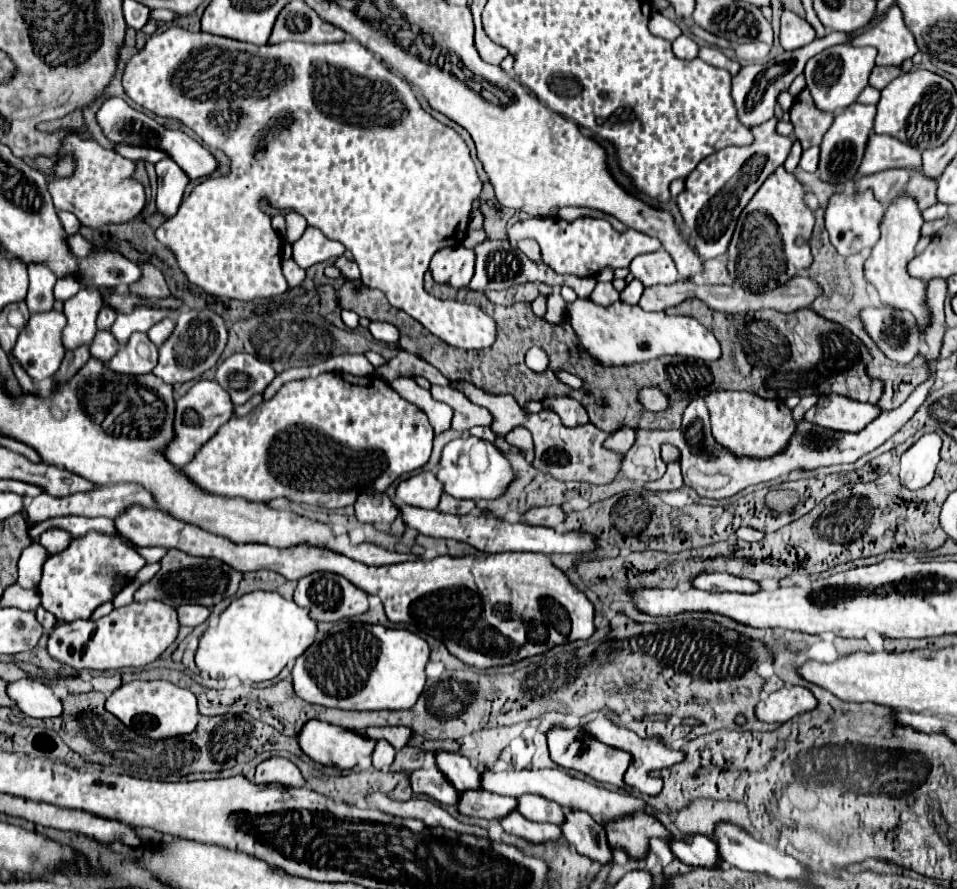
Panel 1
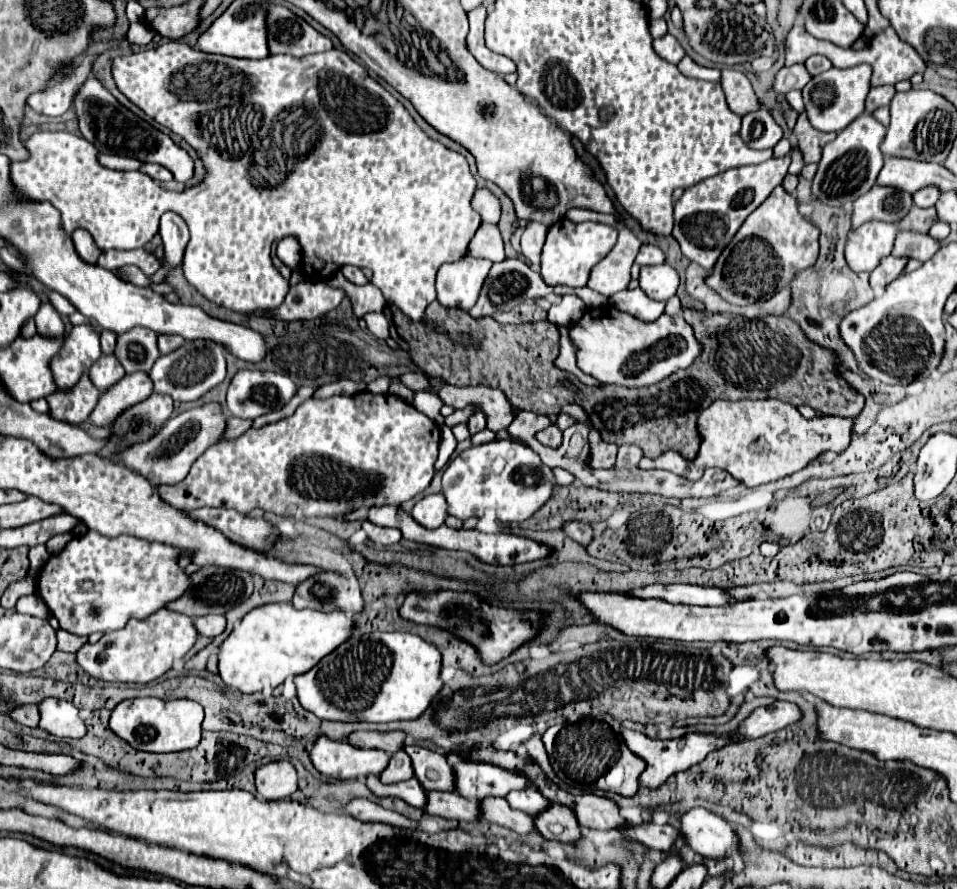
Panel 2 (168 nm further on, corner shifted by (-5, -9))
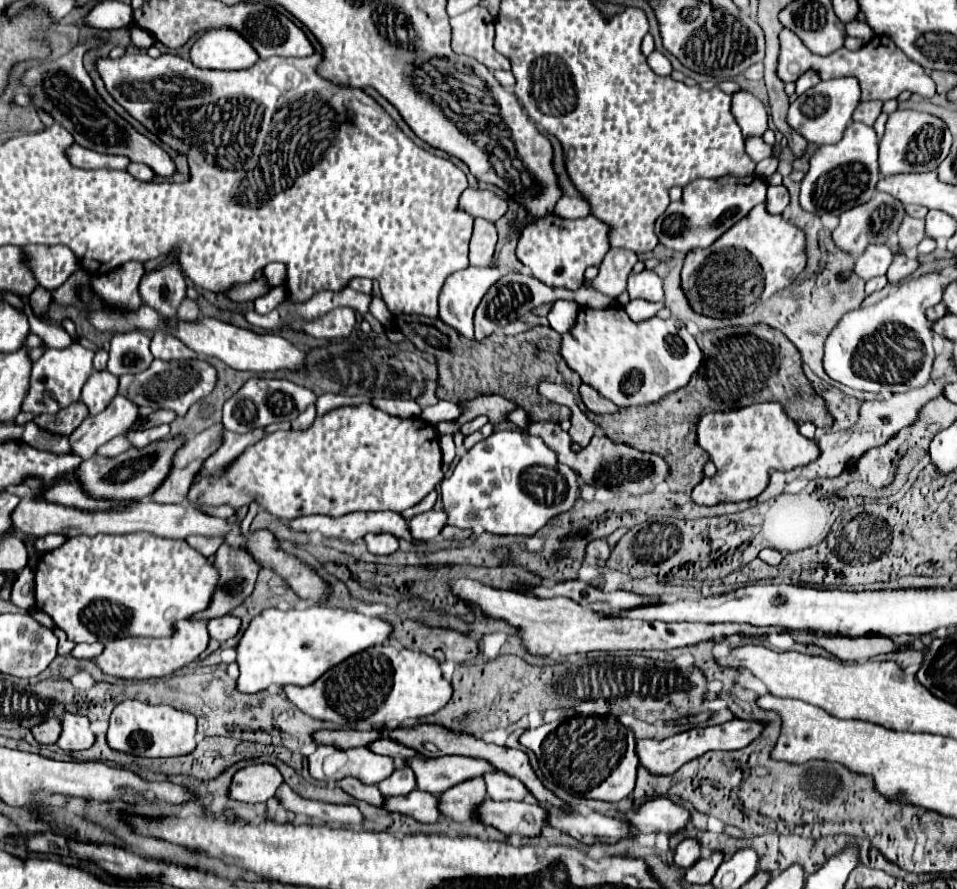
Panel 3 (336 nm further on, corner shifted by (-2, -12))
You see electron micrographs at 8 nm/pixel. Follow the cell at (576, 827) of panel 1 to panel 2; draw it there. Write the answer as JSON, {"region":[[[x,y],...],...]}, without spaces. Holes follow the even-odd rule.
{"region":[[[552,803],[548,809],[540,811],[534,817],[534,827],[544,839],[562,843],[574,843],[580,837],[580,827],[574,821],[574,813],[560,803]]]}

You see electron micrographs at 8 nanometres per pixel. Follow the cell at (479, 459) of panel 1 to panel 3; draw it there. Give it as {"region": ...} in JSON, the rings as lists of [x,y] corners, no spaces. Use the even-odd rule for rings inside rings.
{"region":[[[519,430],[493,432],[489,438],[477,442],[471,450],[467,450],[467,454],[459,458],[457,466],[453,468],[453,474],[441,482],[443,508],[449,516],[447,524],[457,528],[481,528],[493,534],[525,534],[525,536],[537,532],[555,514],[567,512],[573,506],[575,498],[579,496],[577,490],[579,490],[577,474],[569,466],[559,464],[555,452],[549,450],[539,436],[531,436]]]}

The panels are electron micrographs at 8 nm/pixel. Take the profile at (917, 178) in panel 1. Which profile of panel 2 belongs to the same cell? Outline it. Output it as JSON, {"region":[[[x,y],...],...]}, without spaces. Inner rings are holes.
{"region":[[[912,207],[910,213],[898,223],[902,231],[916,231],[916,233],[928,233],[928,229],[936,223],[936,209],[920,209]]]}

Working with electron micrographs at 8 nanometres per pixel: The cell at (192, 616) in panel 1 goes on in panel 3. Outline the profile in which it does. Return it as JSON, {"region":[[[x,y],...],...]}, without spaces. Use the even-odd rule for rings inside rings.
{"region":[[[227,614],[227,616],[221,616],[221,618],[209,620],[207,622],[207,632],[209,632],[211,638],[215,638],[219,642],[225,642],[225,640],[229,640],[229,638],[233,638],[237,634],[239,626],[241,626],[241,620]]]}

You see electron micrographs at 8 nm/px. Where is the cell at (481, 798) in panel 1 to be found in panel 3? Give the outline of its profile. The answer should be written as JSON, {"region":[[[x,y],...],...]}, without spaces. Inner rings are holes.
{"region":[[[413,790],[407,796],[387,798],[383,808],[389,812],[407,814],[407,816],[415,818],[417,822],[427,822],[427,824],[435,824],[441,818],[439,798],[429,792],[419,792],[419,790]]]}

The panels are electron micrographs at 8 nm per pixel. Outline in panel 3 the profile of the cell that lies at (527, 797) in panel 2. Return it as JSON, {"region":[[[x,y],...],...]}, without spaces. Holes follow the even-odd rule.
{"region":[[[503,772],[487,774],[485,782],[487,782],[487,794],[489,794],[491,800],[517,800],[517,802],[523,802],[525,796],[529,794],[527,788],[519,780],[511,778]]]}

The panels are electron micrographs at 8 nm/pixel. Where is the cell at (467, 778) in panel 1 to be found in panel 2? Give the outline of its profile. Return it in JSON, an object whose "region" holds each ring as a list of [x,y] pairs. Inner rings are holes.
{"region":[[[404,745],[402,749],[410,755],[416,777],[424,789],[454,791],[454,771],[444,753],[436,753],[418,745]]]}

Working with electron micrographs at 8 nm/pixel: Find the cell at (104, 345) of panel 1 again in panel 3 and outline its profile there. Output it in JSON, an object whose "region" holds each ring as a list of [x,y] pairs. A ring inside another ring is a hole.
{"region":[[[93,370],[93,374],[89,376],[87,384],[81,390],[81,400],[87,404],[91,414],[99,414],[101,410],[107,408],[109,400],[117,394],[119,388],[119,378],[111,376],[111,372],[103,370]]]}

